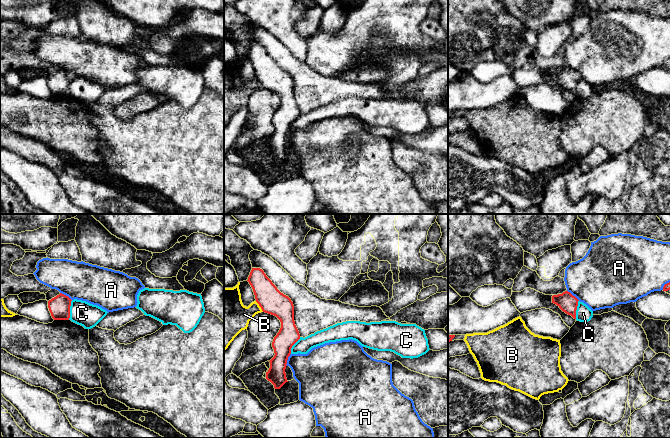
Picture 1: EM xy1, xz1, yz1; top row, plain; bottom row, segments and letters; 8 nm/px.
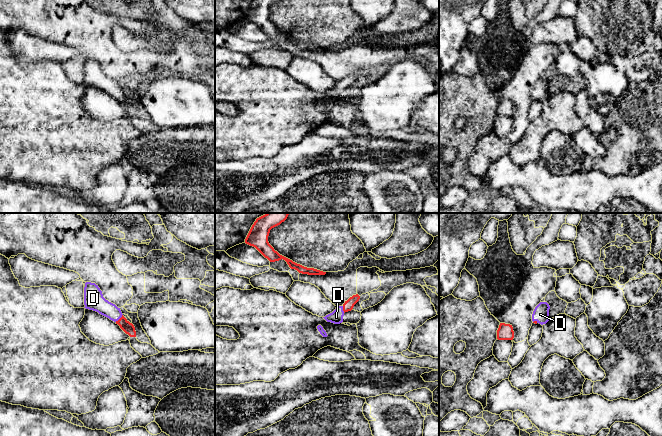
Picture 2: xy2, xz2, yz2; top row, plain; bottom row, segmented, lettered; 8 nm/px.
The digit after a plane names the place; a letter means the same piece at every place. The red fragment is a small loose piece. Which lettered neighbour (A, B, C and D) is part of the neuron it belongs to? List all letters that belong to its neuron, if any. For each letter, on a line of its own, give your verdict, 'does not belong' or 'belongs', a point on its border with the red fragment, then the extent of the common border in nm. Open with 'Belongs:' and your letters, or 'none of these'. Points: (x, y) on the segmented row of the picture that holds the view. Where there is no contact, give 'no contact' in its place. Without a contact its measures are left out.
Belongs: D
A: does not belong; contact xz1 (287, 359); length 110 nm
B: does not belong; contact xz1 (259, 305); length 110 nm
C: does not belong; contact xy1 (69, 310); length 160 nm
D: belongs; contact xy2 (120, 318); length 90 nm

